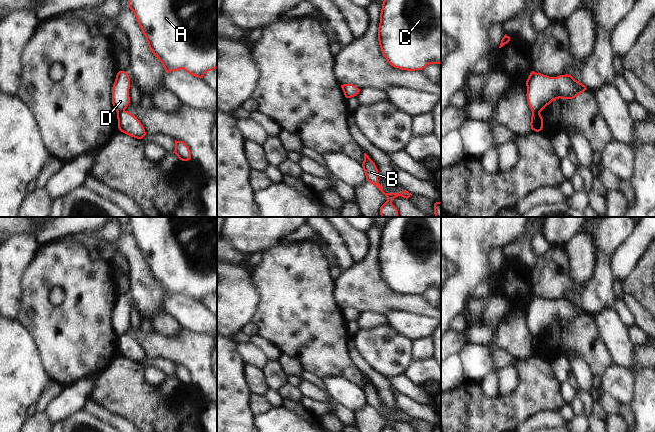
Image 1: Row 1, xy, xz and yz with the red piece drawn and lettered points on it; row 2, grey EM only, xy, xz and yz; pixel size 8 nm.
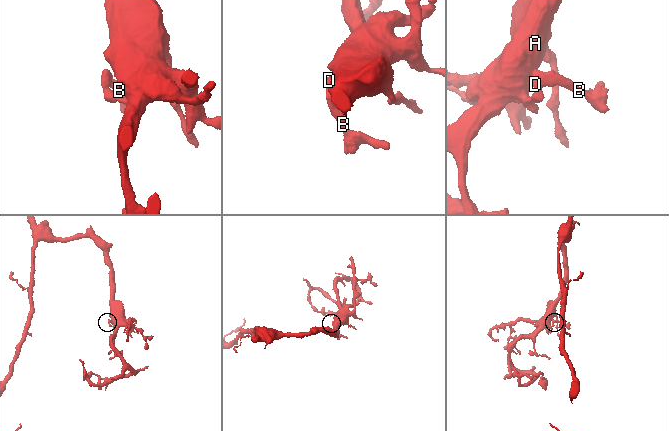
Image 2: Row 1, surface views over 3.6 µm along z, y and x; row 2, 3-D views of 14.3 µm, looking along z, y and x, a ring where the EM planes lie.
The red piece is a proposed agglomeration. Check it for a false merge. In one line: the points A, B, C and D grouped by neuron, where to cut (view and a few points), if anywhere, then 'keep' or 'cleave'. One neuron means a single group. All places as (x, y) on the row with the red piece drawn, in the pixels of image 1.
groups A C / B D; cut xy (124, 110), (117, 113); cleave

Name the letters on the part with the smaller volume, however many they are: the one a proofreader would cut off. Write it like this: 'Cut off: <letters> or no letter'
Cut off: B, D

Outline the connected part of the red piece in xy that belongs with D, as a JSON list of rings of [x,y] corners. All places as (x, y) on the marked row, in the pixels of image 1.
[[[119,71],[112,87],[112,104],[117,113],[125,111],[130,103],[130,79],[125,71]]]

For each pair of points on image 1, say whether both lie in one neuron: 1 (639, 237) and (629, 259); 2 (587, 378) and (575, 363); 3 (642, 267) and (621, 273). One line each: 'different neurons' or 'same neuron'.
1: same neuron
2: same neuron
3: different neurons

